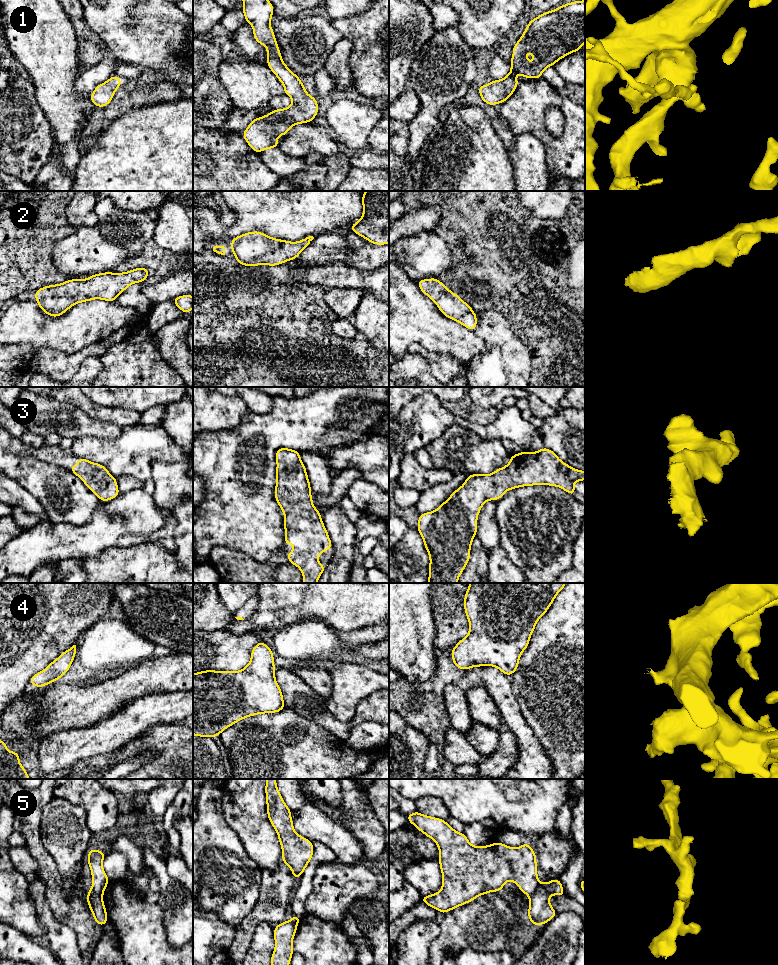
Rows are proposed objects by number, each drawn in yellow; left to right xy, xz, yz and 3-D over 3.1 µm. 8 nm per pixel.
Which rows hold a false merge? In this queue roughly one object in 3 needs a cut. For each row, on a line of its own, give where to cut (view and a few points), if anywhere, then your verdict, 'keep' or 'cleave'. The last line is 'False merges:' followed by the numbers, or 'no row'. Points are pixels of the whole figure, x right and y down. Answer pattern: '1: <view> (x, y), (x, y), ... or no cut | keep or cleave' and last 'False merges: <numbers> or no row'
1: no cut | keep
2: no cut | keep
3: no cut | keep
4: no cut | keep
5: yz (539, 883), (529, 896) | cleave
False merges: 5

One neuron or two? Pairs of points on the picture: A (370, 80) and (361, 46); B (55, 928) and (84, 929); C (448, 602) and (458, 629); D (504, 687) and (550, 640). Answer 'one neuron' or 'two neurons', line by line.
A: one neuron
B: two neurons
C: one neuron
D: two neurons

